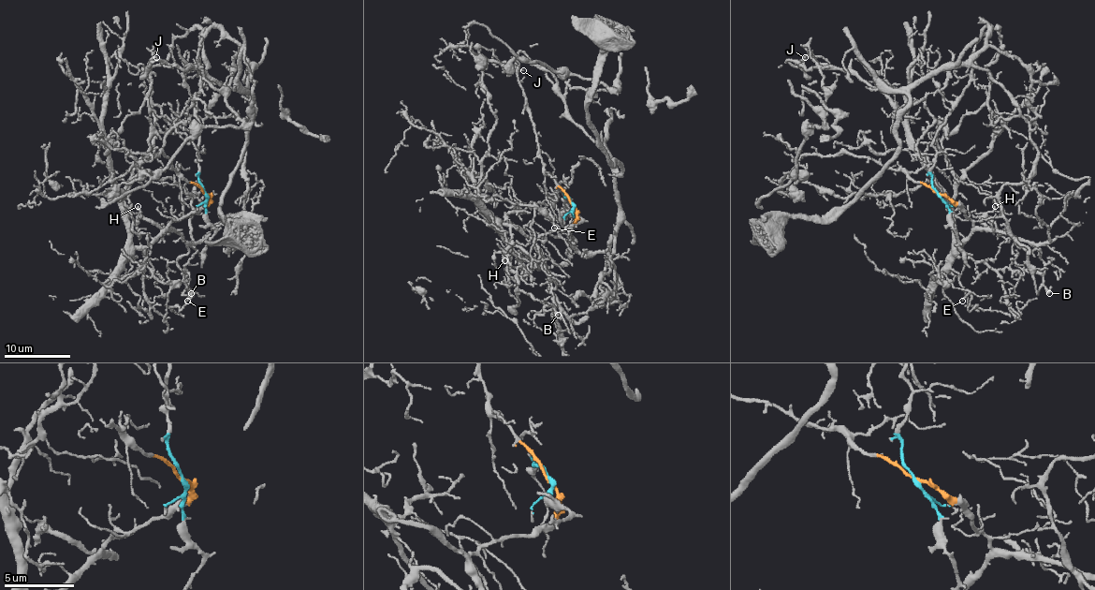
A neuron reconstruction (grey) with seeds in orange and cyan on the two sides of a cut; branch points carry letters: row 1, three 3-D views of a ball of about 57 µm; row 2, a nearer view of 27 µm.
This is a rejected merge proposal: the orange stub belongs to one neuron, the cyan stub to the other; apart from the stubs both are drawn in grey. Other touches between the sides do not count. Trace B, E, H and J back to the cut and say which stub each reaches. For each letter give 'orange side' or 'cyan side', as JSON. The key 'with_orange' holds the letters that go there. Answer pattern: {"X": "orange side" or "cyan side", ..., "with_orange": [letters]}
{"B": "orange side", "E": "orange side", "H": "orange side", "J": "cyan side", "with_orange": ["B", "E", "H"]}

